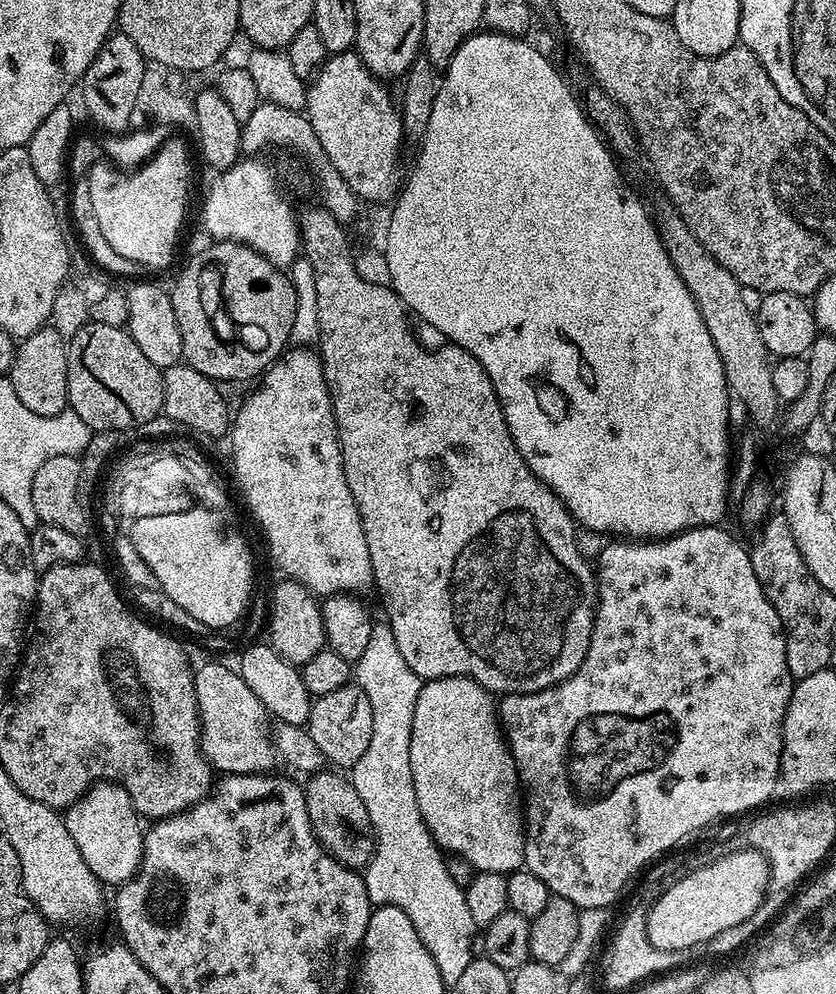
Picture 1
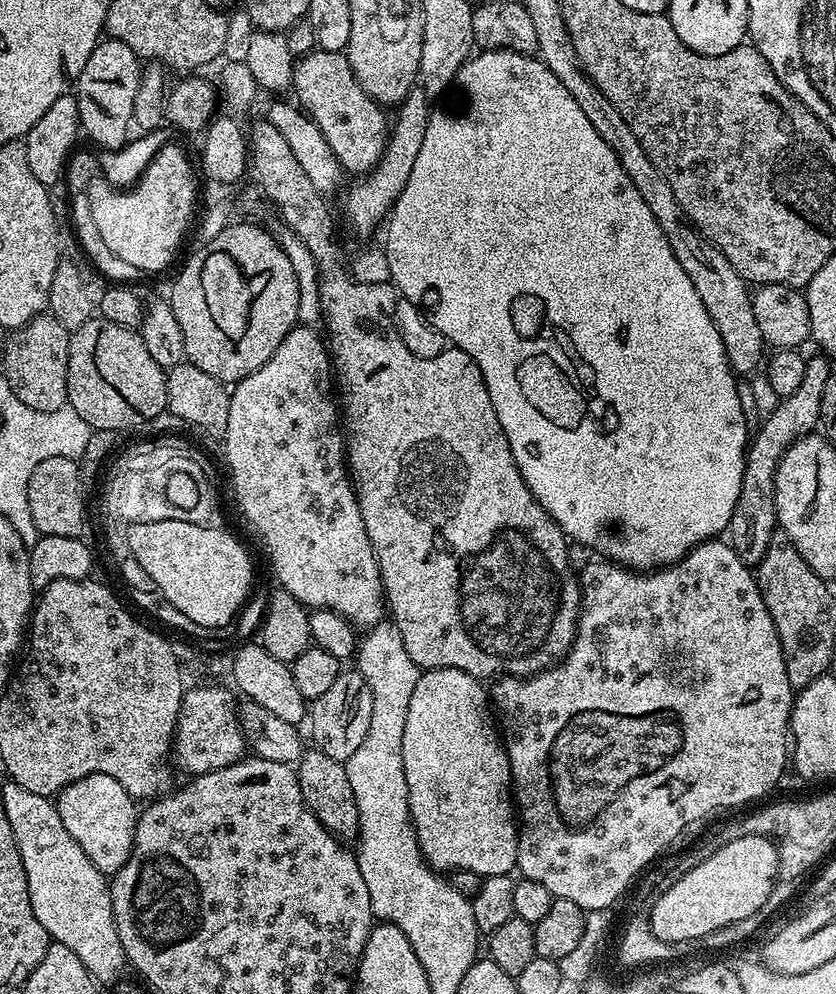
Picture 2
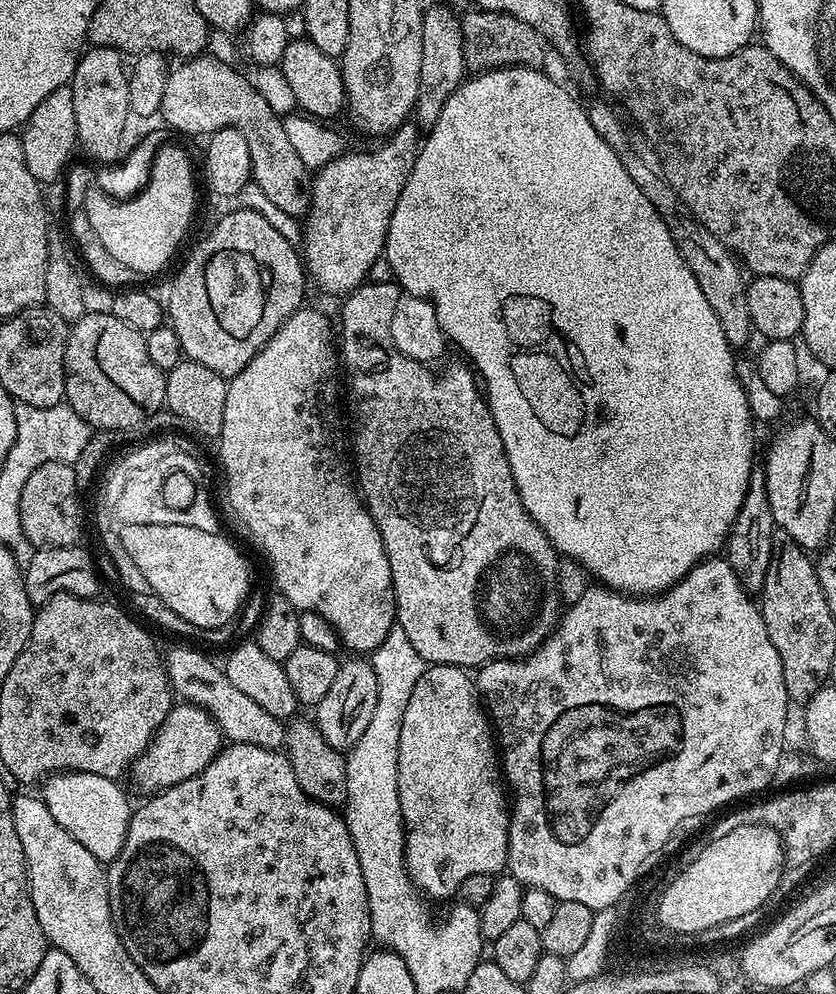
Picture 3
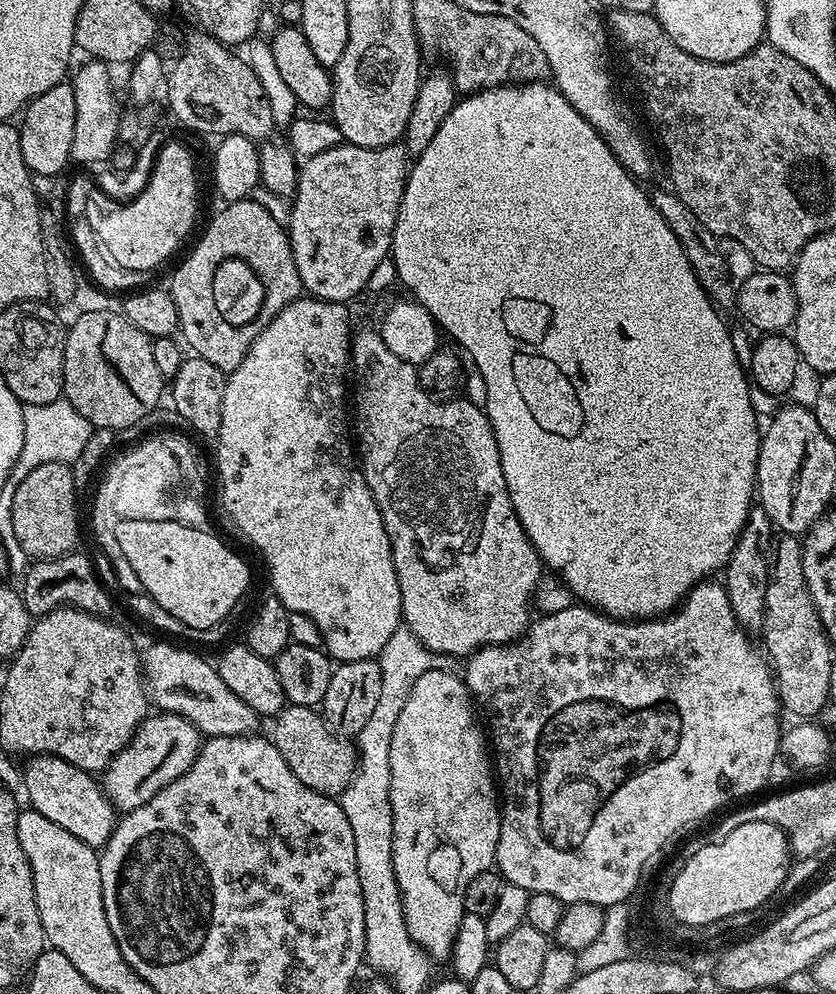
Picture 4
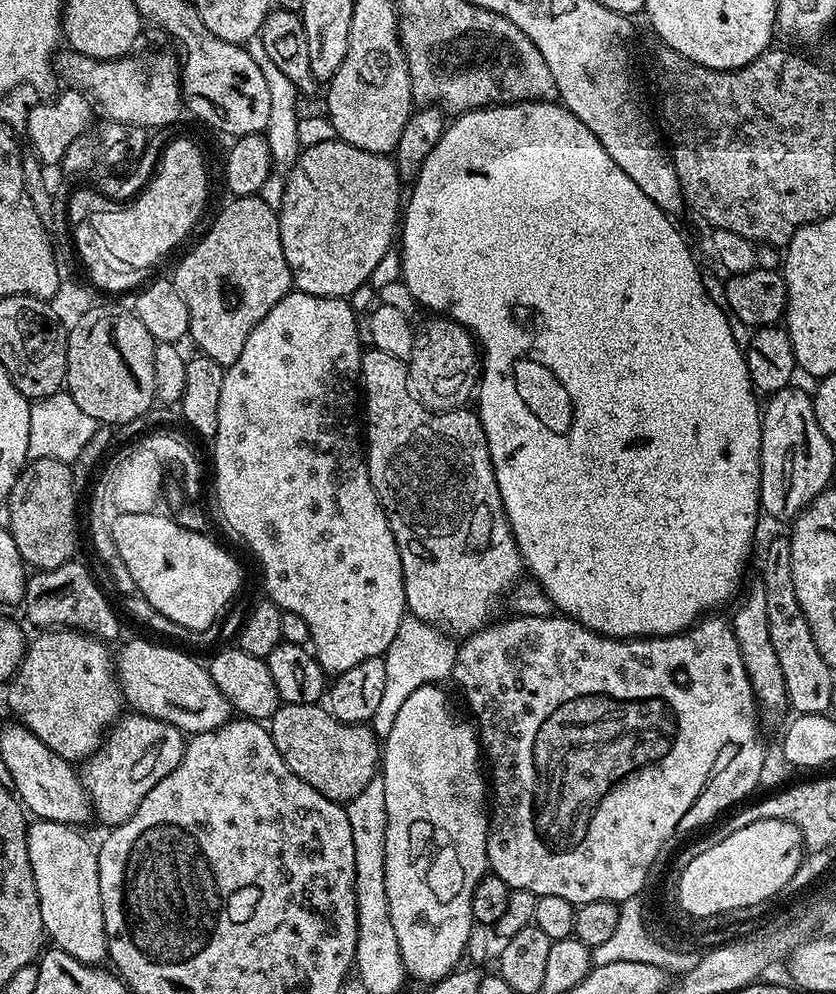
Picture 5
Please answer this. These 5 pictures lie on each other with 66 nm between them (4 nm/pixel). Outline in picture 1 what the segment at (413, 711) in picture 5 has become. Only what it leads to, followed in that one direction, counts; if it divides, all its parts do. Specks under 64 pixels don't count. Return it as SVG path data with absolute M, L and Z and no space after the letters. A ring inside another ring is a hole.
M451 676L426 680L421 683L418 703L414 706L414 726L410 730L410 774L414 774L414 798L418 798L418 810L432 832L434 842L445 853L461 856L474 866L477 872L517 871L524 863L524 834L526 831L526 808L522 803L522 789L520 787L520 773L516 771L516 763L512 752L508 749L508 741L501 729L498 719L498 704L493 693L487 692L478 682L465 676Z

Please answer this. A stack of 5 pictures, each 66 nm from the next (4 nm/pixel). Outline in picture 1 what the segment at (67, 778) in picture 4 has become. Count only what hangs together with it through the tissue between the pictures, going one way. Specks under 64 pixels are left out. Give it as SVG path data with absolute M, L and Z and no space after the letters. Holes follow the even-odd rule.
M97 782L63 813L66 830L78 846L78 854L90 866L101 885L119 886L135 876L144 857L145 825L130 794L121 784Z

